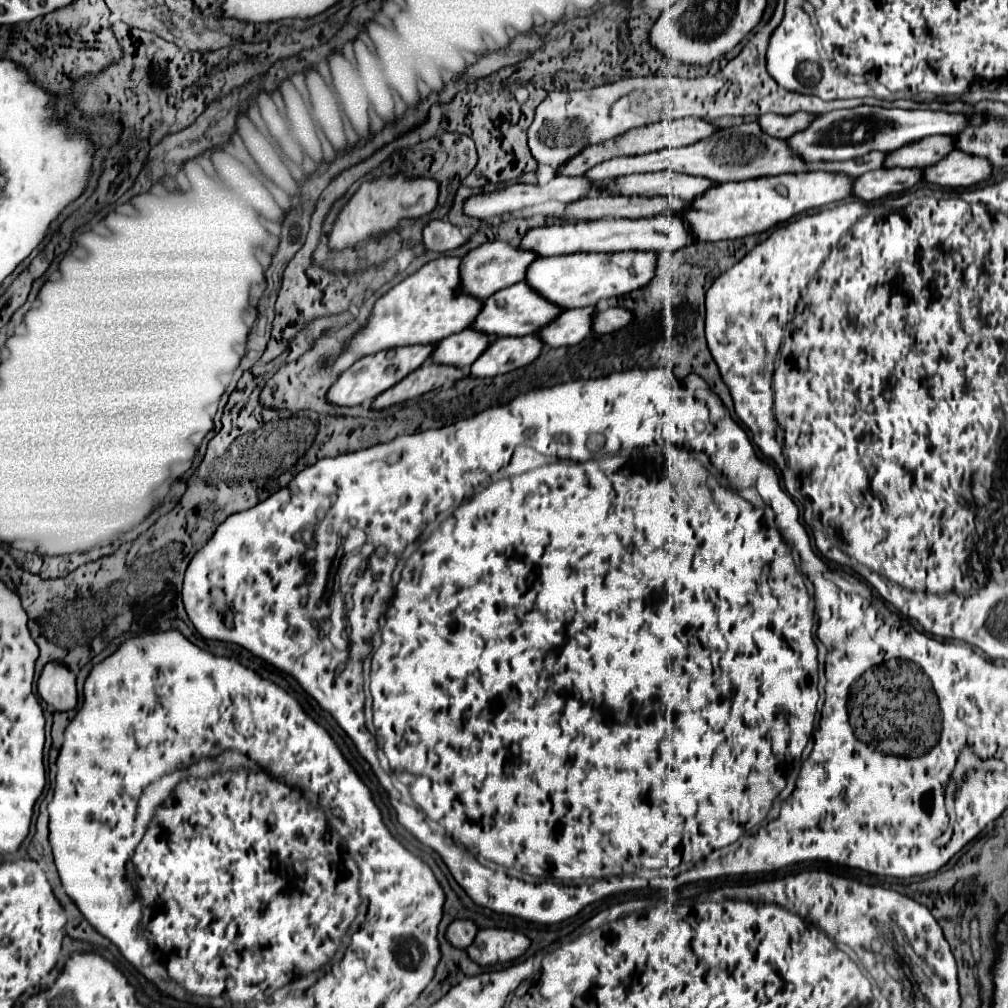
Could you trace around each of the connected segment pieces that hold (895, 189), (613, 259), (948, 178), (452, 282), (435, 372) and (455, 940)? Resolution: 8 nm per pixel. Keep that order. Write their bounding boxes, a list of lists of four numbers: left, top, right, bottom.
[[851,168,921,202],[525,252,657,310],[923,150,991,188],[321,256,481,372],[371,362,465,410],[447,920,479,948]]

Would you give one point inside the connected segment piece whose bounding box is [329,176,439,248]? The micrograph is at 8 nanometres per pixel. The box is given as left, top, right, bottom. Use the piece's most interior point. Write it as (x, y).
(378, 206)

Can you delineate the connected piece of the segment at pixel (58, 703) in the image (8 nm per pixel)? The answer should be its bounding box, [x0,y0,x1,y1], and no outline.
[37,662,77,710]

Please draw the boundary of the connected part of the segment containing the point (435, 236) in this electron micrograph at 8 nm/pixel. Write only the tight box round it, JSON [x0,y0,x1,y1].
[423,220,465,252]

